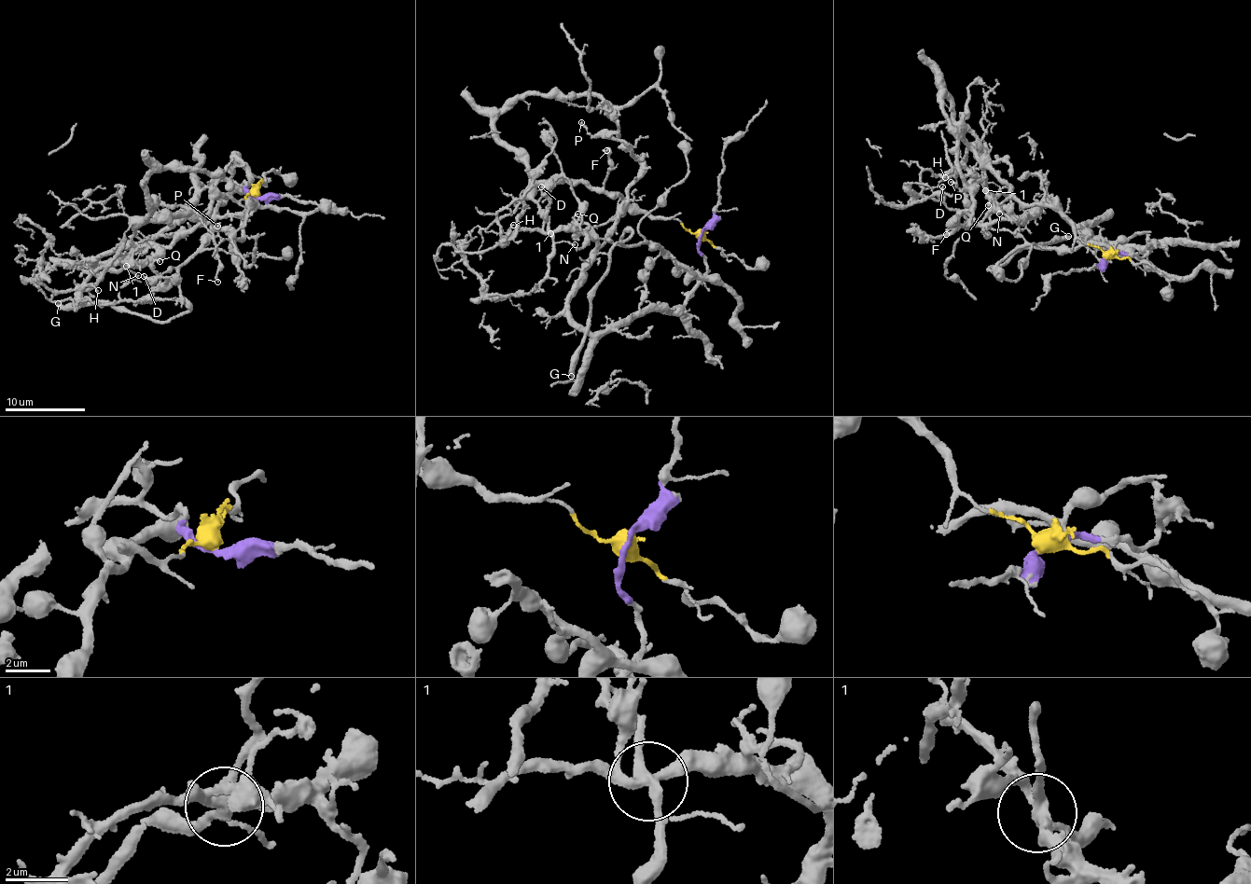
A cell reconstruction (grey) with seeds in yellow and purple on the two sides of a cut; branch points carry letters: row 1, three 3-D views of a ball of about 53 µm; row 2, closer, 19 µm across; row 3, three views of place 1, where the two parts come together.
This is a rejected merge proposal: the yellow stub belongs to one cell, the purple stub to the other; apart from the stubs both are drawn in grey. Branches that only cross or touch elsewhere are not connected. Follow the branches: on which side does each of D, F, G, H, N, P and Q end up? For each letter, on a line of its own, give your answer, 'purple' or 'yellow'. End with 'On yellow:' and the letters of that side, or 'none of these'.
D: purple
F: yellow
G: purple
H: purple
N: yellow
P: purple
Q: purple
On yellow: F, N

